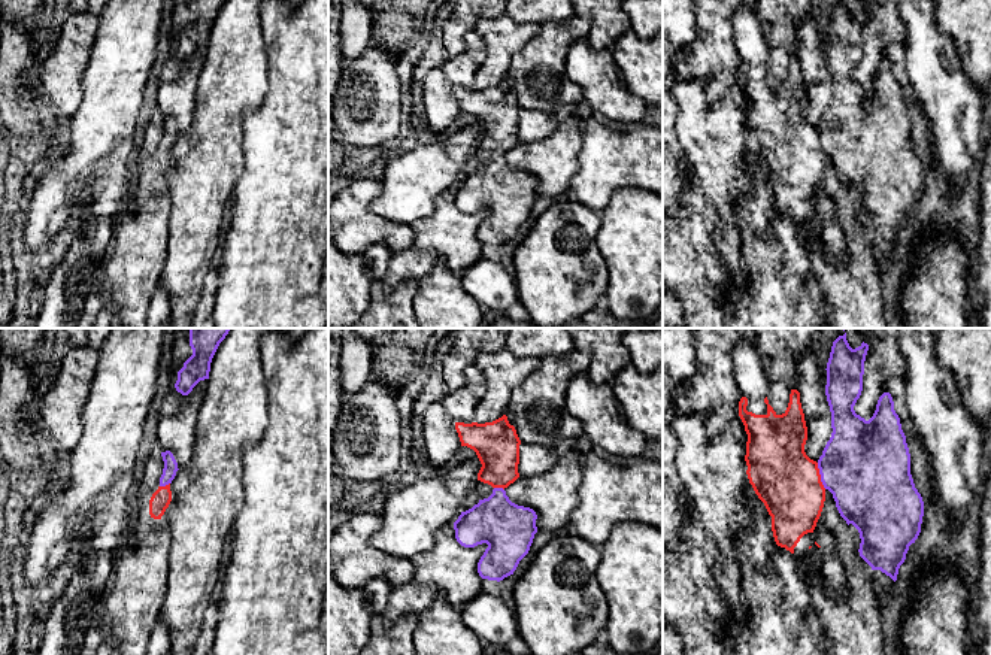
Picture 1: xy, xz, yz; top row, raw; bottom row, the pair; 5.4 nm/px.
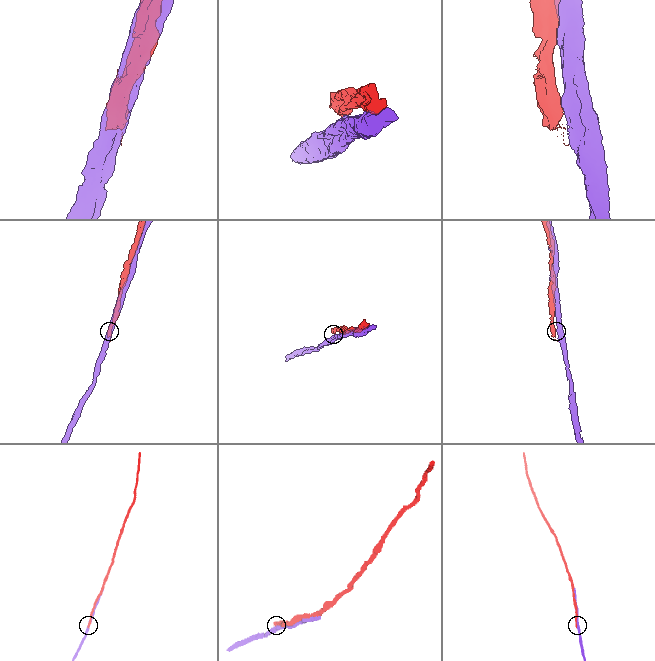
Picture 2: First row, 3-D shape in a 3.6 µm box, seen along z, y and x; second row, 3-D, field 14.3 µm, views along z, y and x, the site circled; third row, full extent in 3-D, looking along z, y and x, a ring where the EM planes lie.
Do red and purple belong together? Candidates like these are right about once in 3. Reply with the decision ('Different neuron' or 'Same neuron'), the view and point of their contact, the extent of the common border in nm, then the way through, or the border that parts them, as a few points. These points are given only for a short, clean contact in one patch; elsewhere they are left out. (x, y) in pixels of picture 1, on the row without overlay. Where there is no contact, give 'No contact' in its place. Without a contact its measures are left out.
Different neuron. Touches red at yz (820, 142). Shared border 150 nm

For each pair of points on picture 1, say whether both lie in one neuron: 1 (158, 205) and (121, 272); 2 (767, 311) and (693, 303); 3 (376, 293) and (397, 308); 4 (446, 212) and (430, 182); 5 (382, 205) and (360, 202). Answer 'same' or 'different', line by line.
1: same
2: different
3: same
4: different
5: different

